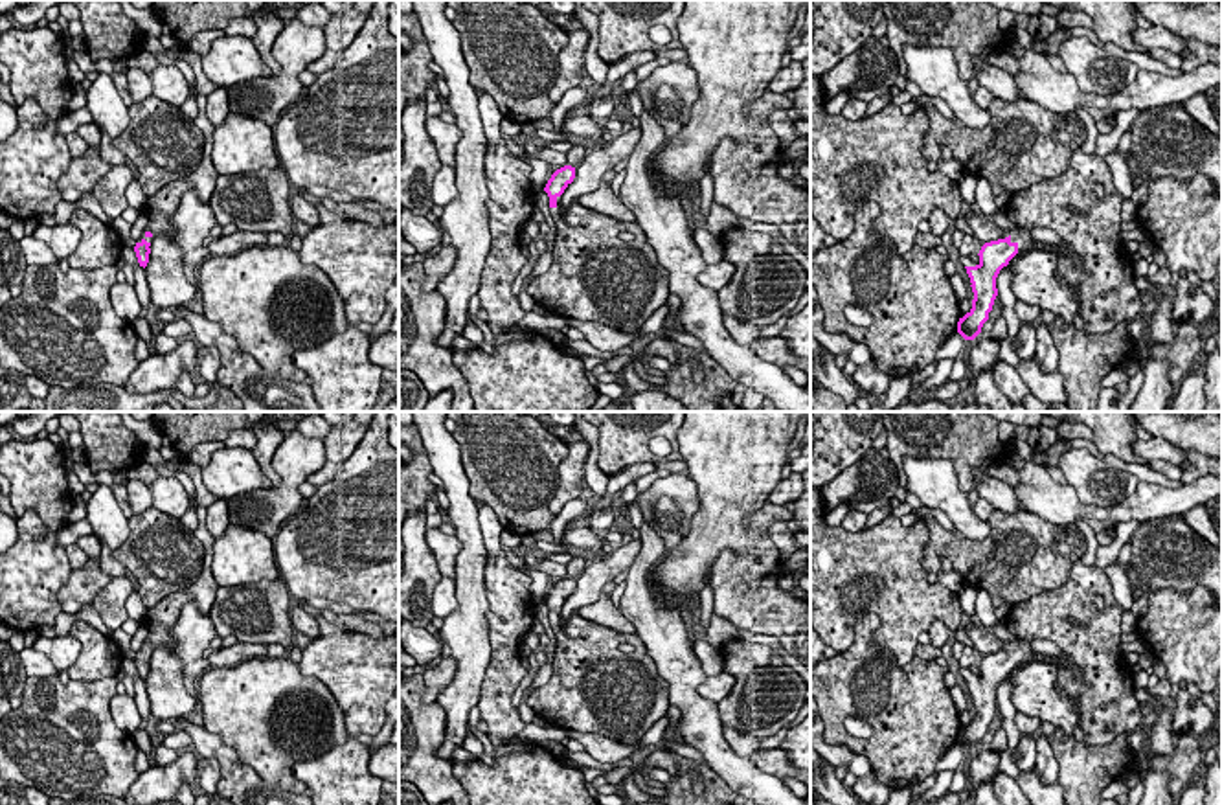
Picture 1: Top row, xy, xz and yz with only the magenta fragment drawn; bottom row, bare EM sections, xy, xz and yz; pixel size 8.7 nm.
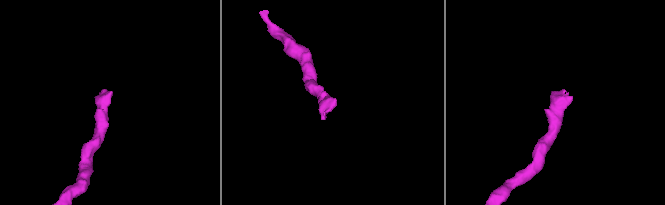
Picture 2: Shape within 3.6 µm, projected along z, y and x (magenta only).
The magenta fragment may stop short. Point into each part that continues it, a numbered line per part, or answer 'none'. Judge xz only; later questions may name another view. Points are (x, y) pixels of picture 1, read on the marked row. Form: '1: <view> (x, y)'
1: xz (594, 276)

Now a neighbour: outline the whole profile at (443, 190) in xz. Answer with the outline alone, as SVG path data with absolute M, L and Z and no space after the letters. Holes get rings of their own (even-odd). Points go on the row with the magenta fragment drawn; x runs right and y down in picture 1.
M441 165L441 169L434 175L432 184L434 206L447 206L450 200L458 198L458 189L454 182L456 167Z

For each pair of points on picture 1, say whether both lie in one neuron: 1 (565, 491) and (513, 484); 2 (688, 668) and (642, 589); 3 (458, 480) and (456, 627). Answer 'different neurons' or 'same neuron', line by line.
1: different neurons
2: same neuron
3: same neuron

